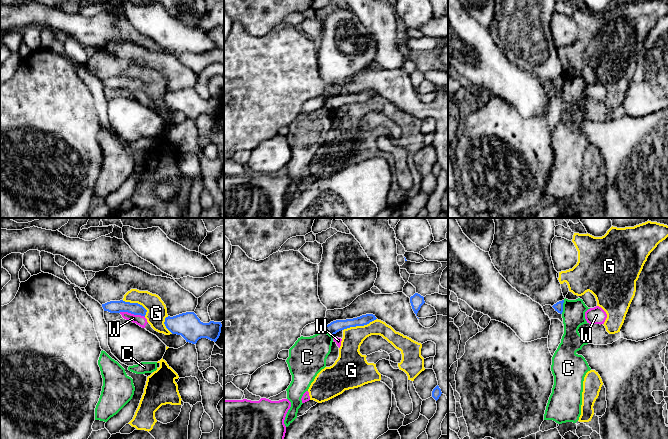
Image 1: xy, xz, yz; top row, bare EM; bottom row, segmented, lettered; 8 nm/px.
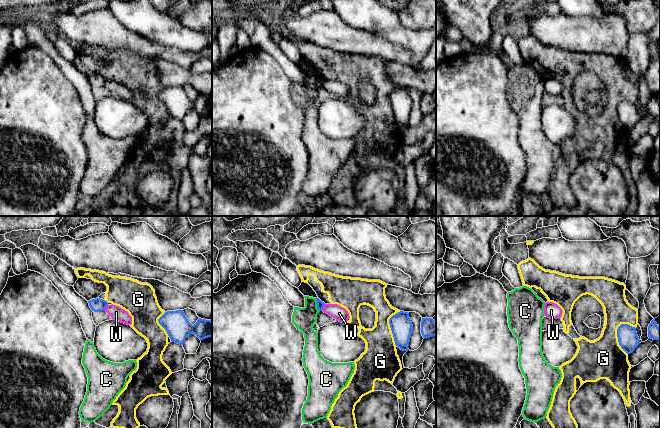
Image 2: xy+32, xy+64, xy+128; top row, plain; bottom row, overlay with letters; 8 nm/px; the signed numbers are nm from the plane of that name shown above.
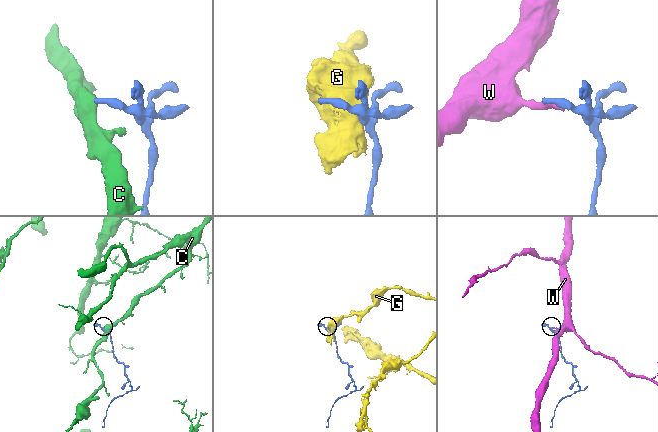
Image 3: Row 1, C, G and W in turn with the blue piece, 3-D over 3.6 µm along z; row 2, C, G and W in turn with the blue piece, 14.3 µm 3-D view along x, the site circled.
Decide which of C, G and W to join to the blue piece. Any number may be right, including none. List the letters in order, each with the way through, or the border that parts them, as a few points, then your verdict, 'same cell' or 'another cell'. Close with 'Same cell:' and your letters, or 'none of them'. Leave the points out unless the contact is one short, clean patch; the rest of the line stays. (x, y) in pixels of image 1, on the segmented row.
C: along yz (564, 300), (561, 313) | another cell
G: another cell
W: along xy (119, 312), (130, 312), (144, 317) | another cell
Same cell: none of them

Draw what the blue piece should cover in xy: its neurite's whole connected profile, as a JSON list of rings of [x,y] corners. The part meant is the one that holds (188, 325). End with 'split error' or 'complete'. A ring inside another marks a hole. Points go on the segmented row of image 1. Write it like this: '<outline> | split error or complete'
[[[186,312],[173,317],[166,317],[166,328],[172,333],[181,335],[186,342],[196,344],[201,338],[216,342],[221,333],[221,322],[203,323],[194,312]]] | complete

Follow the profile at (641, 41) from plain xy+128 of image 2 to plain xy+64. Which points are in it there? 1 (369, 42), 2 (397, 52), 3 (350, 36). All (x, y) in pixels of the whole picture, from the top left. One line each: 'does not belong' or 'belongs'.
1: does not belong
2: does not belong
3: does not belong

